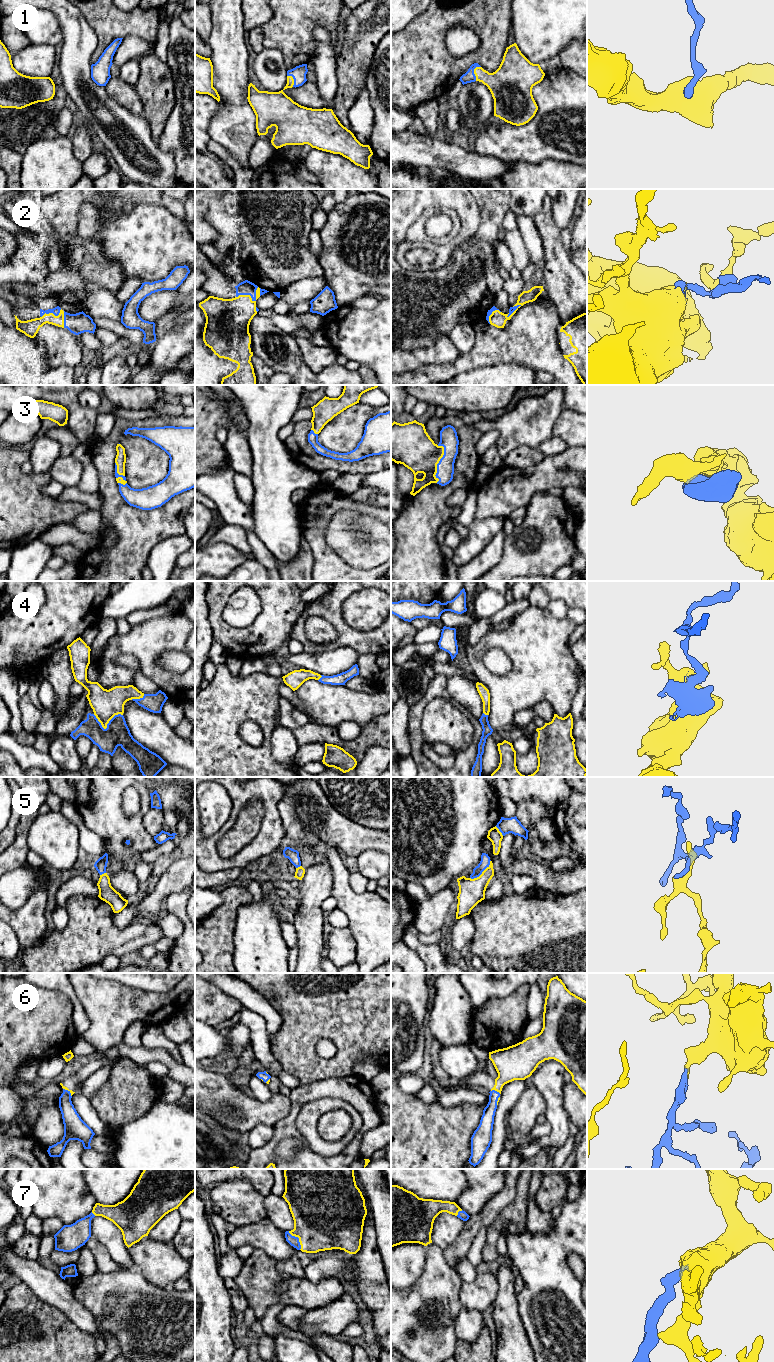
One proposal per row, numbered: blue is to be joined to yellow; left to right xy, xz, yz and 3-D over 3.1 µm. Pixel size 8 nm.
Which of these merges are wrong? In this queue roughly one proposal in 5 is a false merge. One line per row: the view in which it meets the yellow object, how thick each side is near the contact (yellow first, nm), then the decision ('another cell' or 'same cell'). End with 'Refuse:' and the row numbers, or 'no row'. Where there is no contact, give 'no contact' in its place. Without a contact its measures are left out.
1: meets yellow in yz; 240 nm thick on the yellow side, 90 nm on the other; same cell
2: meets yellow in xz; 340 nm thick on the yellow side, 120 nm on the other; same cell
3: meets yellow in yz; 320 nm thick on the yellow side, 140 nm on the other; same cell
4: meets yellow in xy; 220 nm thick on the yellow side, 200 nm on the other; same cell
5: meets yellow in yz; 200 nm thick on the yellow side, 80 nm on the other; another cell
6: meets yellow in yz; 260 nm thick on the yellow side, 110 nm on the other; same cell
7: meets yellow in xz; 480 nm thick on the yellow side, 80 nm on the other; same cell
Refuse: 5

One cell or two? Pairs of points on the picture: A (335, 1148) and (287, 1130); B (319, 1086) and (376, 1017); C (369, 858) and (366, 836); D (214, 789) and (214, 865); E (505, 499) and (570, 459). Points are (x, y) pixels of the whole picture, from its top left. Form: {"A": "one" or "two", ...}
{"A": "two", "B": "two", "C": "two", "D": "two", "E": "one"}

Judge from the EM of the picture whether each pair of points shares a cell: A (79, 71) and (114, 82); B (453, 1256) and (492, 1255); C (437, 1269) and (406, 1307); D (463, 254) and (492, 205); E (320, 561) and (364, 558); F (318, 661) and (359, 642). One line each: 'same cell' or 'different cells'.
A: different cells
B: different cells
C: same cell
D: same cell
E: different cells
F: different cells

